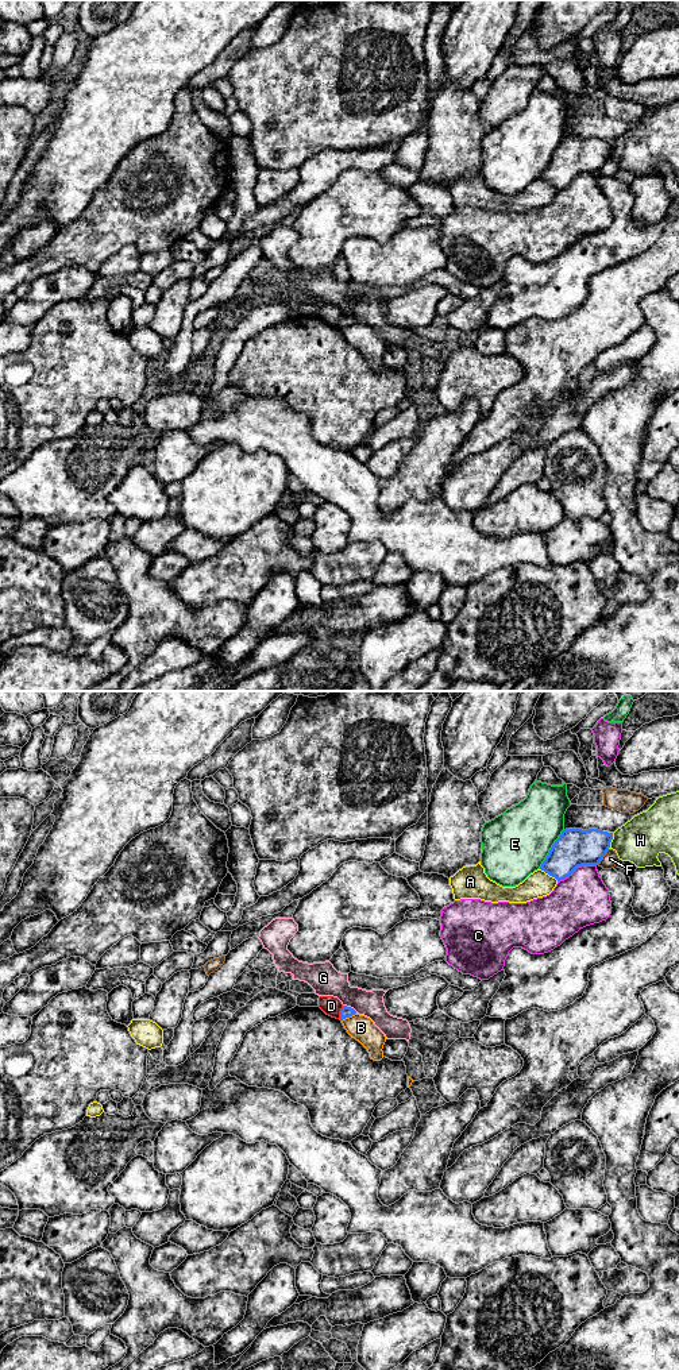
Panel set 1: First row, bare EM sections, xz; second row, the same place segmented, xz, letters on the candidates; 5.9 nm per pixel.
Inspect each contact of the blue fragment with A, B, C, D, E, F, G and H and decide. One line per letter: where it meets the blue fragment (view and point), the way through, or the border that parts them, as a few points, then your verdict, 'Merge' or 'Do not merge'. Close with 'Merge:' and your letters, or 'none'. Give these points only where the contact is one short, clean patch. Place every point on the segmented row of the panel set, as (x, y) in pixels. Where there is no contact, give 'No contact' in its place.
A: Touches blue at xz (550, 875). Do not merge
B: Touches blue at xz (348, 1017). Boundary: xz (355, 1012), (342, 1021). Do not merge
C: Touches blue at xz (577, 867). Do not merge
D: Touches blue at xz (340, 1012). Boundary: xz (343, 1006), (339, 1018). Do not merge
E: Touches blue at xz (551, 849). Do not merge
F: Touches blue at xz (602, 856). Do not merge
G: Touches blue at xz (350, 1007). Boundary: xz (343, 1004), (357, 1012). Do not merge
H: Touches blue at xz (610, 841). Do not merge
Merge: none

